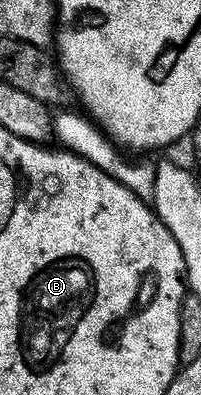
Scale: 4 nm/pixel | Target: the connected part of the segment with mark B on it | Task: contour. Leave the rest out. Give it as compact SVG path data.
M60 253L60 257L52 257L52 261L44 261L44 265L36 265L36 269L32 269L32 273L28 273L28 281L24 281L24 285L20 285L20 293L16 296L16 314L24 321L84 321L84 317L88 317L88 313L92 313L92 305L96 305L96 293L100 290L100 280L96 277L96 265L92 265L92 261L88 261L88 257L84 257L84 253Z

